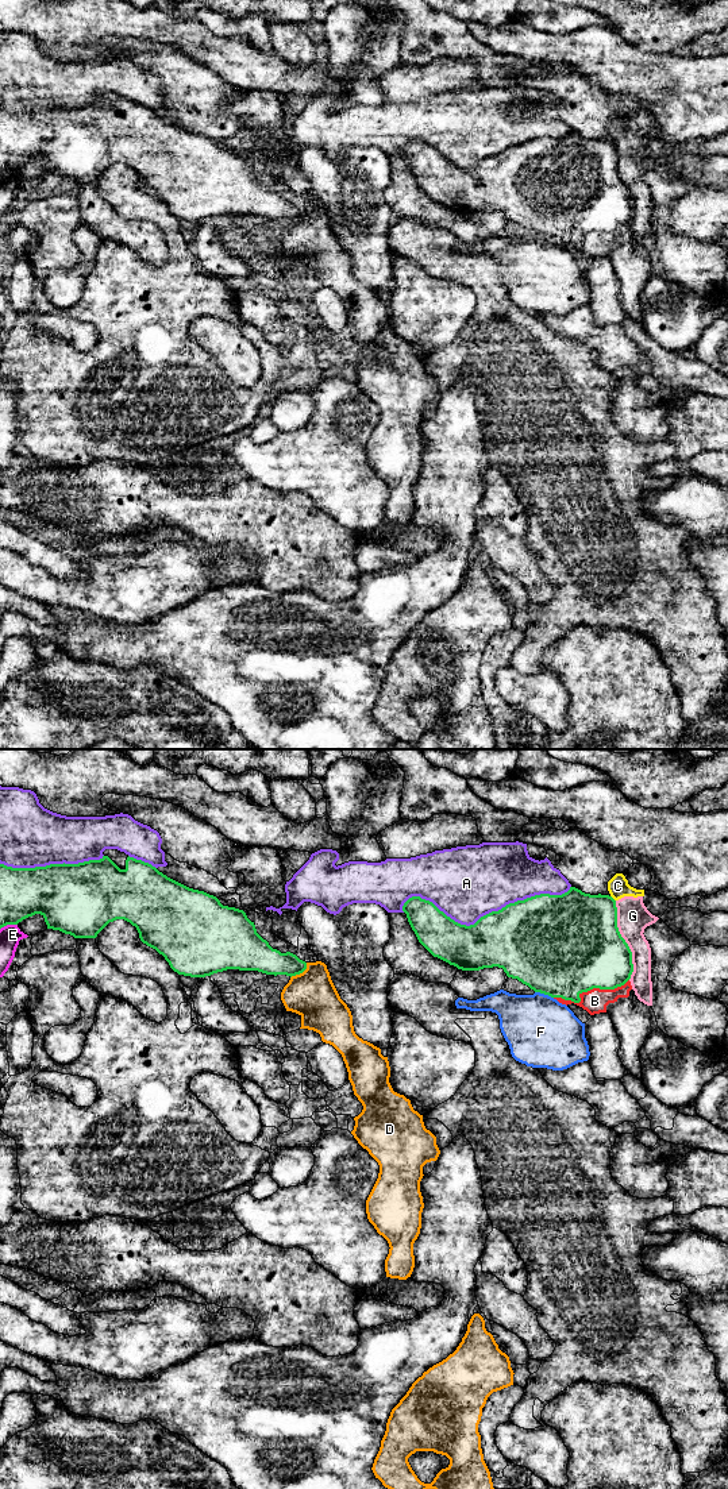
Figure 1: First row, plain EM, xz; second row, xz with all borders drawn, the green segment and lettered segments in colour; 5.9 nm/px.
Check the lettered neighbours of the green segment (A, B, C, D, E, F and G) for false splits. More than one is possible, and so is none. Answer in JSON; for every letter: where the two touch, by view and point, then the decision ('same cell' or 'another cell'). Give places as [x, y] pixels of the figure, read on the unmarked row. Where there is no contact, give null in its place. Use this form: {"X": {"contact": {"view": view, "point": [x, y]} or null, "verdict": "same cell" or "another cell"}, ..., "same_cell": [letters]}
{"A": {"contact": {"view": "xz", "point": [484, 159]}, "verdict": "another cell"}, "B": {"contact": {"view": "xz", "point": [588, 234]}, "verdict": "same cell"}, "C": {"contact": {"view": "xz", "point": [612, 142]}, "verdict": "another cell"}, "D": {"contact": {"view": "xz", "point": [300, 216]}, "verdict": "another cell"}, "E": {"contact": {"view": "xz", "point": [8, 168]}, "verdict": "another cell"}, "F": {"contact": {"view": "xz", "point": [544, 238]}, "verdict": "another cell"}, "G": {"contact": {"view": "xz", "point": [624, 184]}, "verdict": "another cell"}, "same_cell": ["B"]}

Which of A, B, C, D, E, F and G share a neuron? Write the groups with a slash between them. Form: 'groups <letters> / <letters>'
groups A / B / C G / D / E / F

